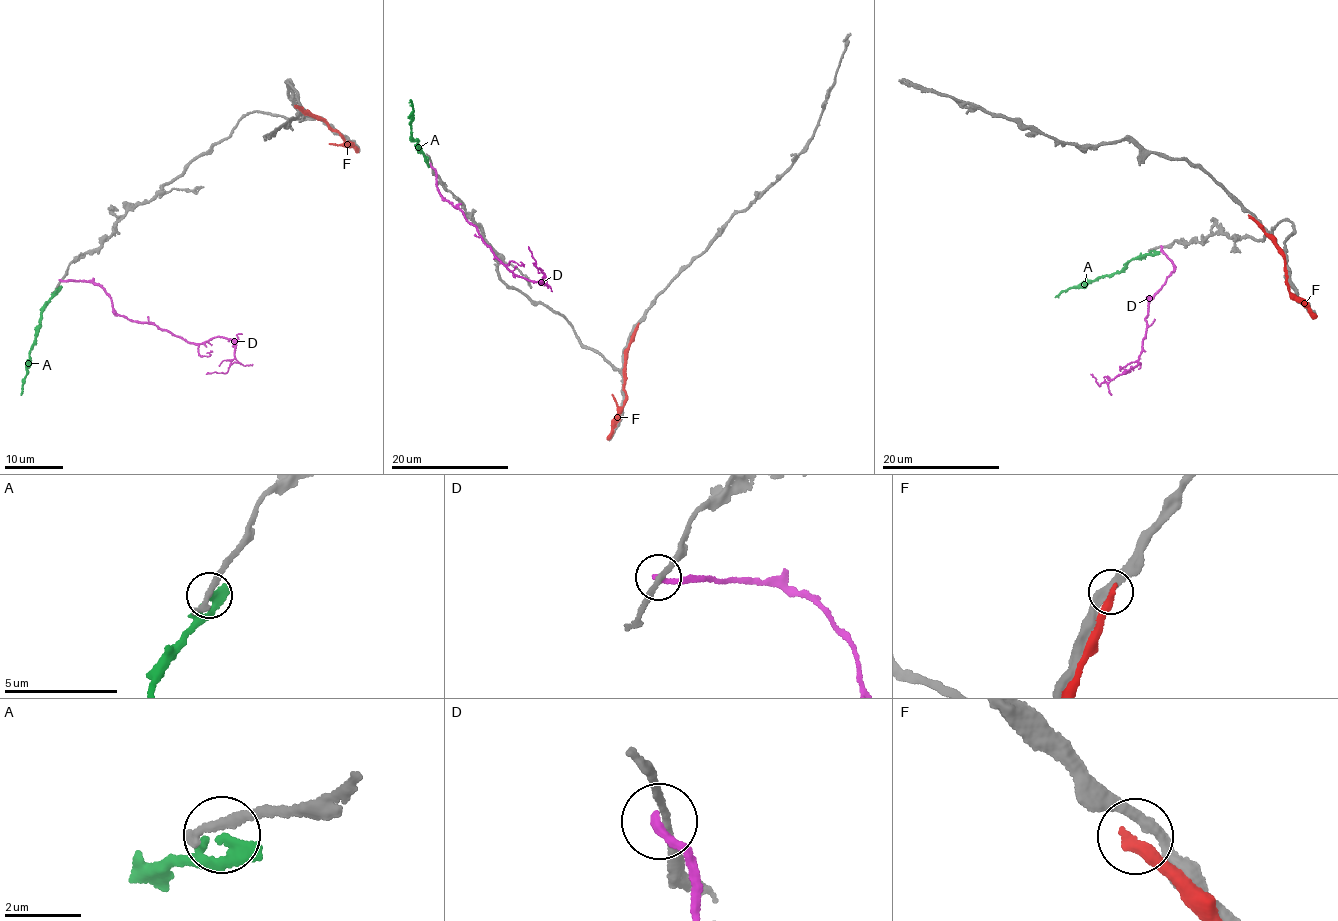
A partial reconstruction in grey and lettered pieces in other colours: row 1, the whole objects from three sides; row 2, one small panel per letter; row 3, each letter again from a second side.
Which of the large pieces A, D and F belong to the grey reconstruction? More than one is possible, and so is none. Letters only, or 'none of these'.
none of these

